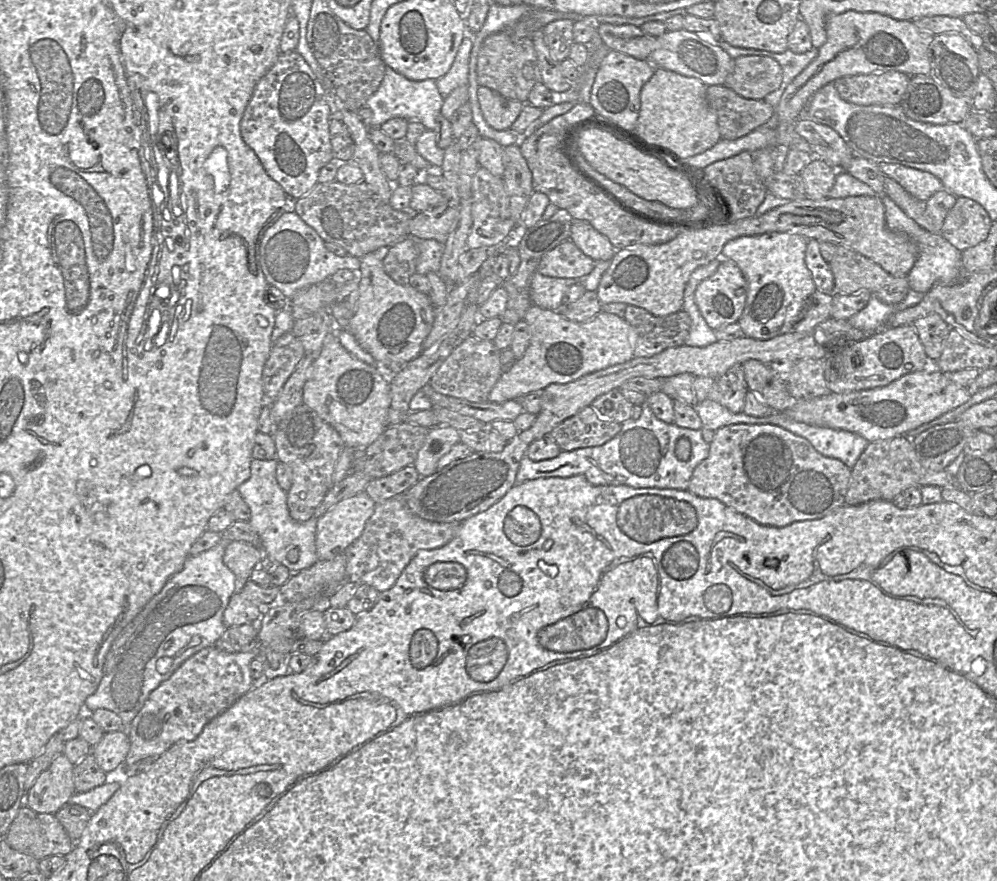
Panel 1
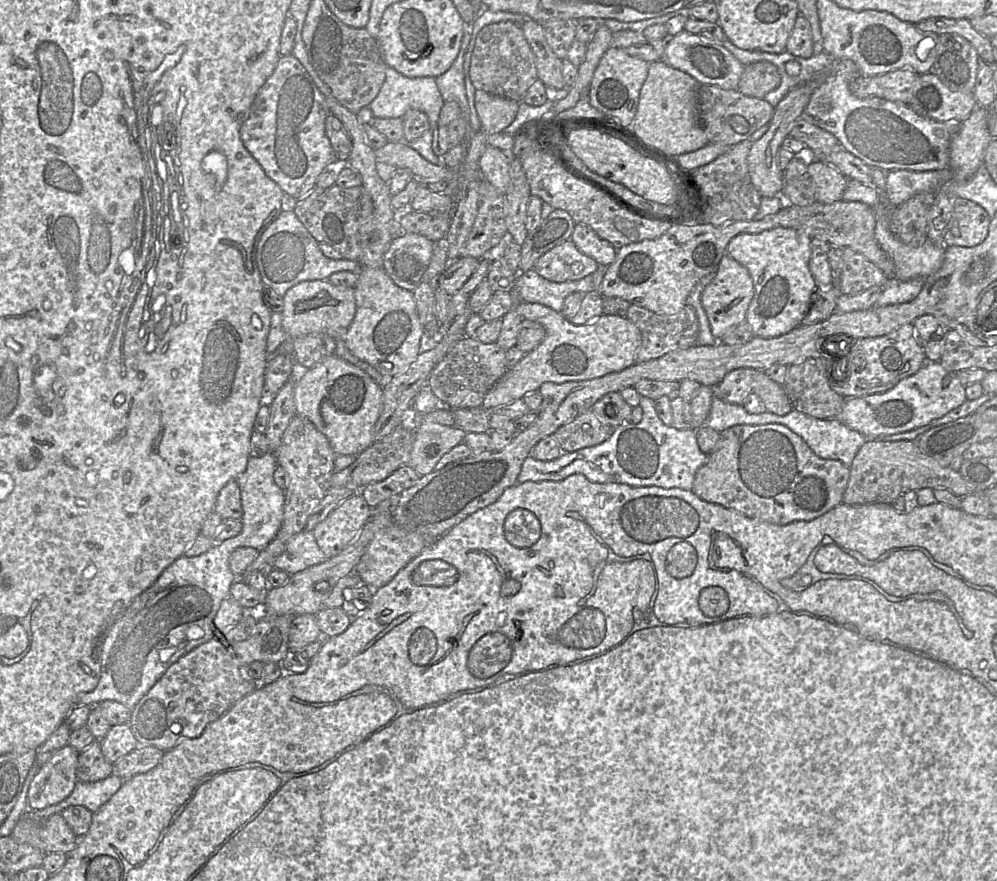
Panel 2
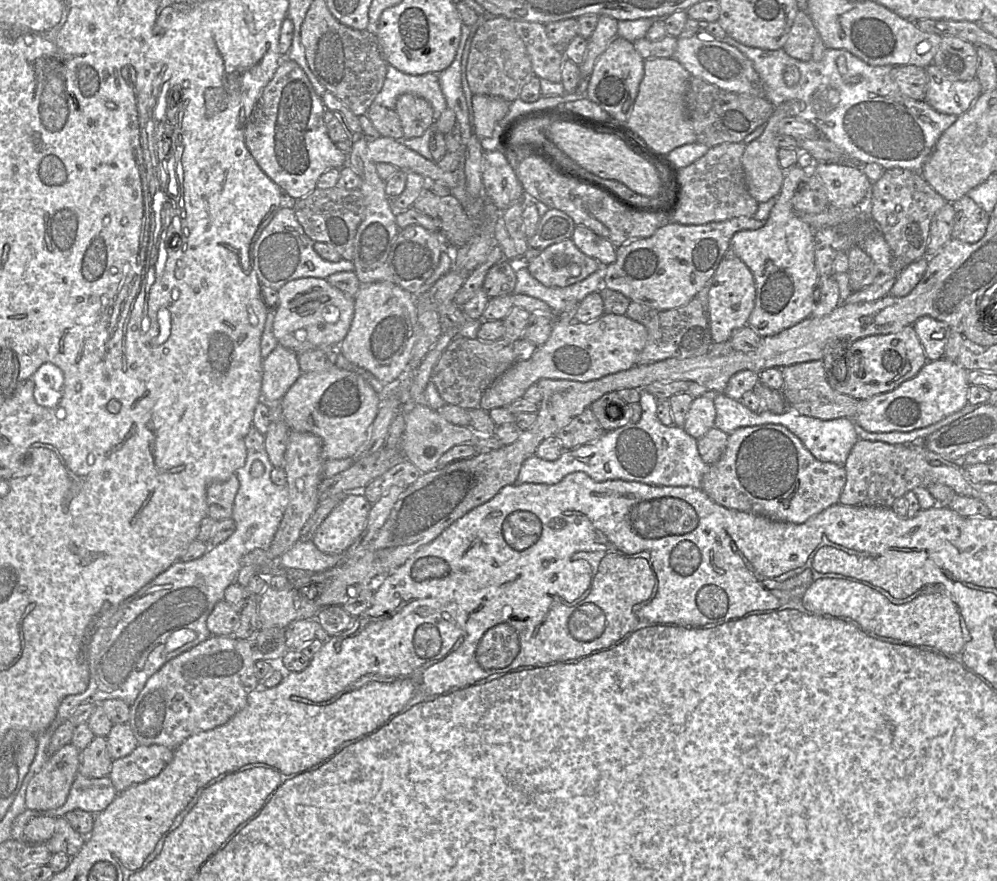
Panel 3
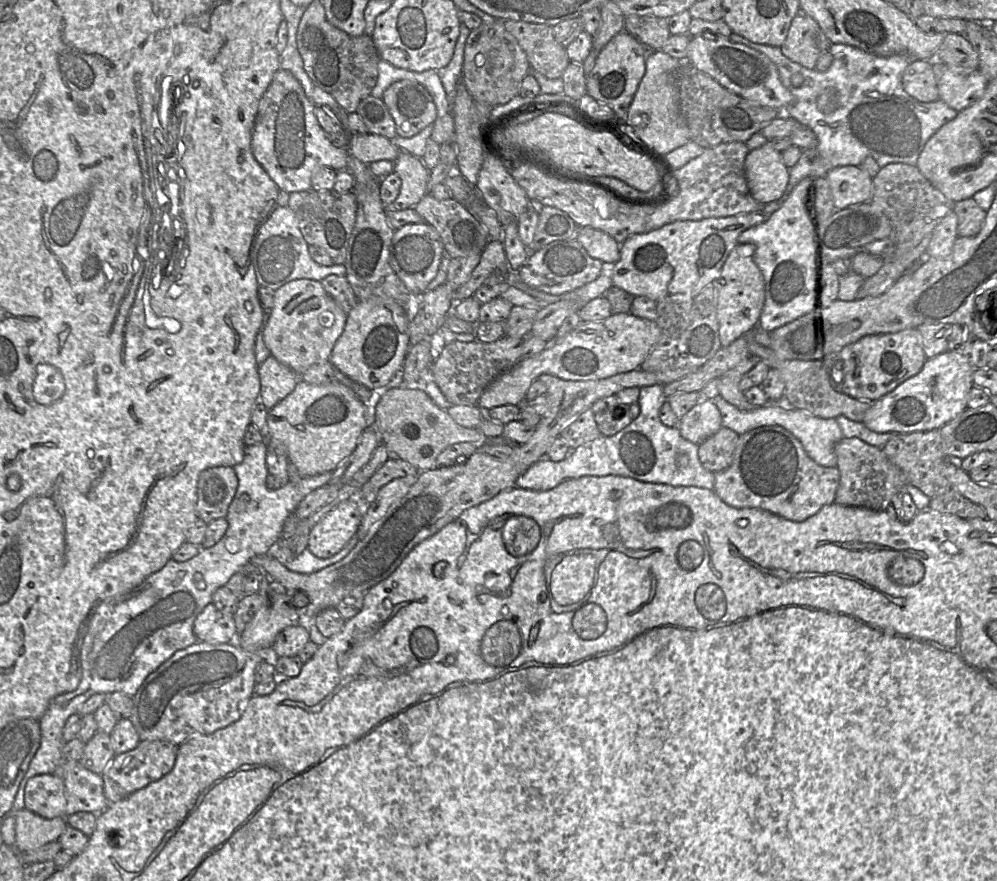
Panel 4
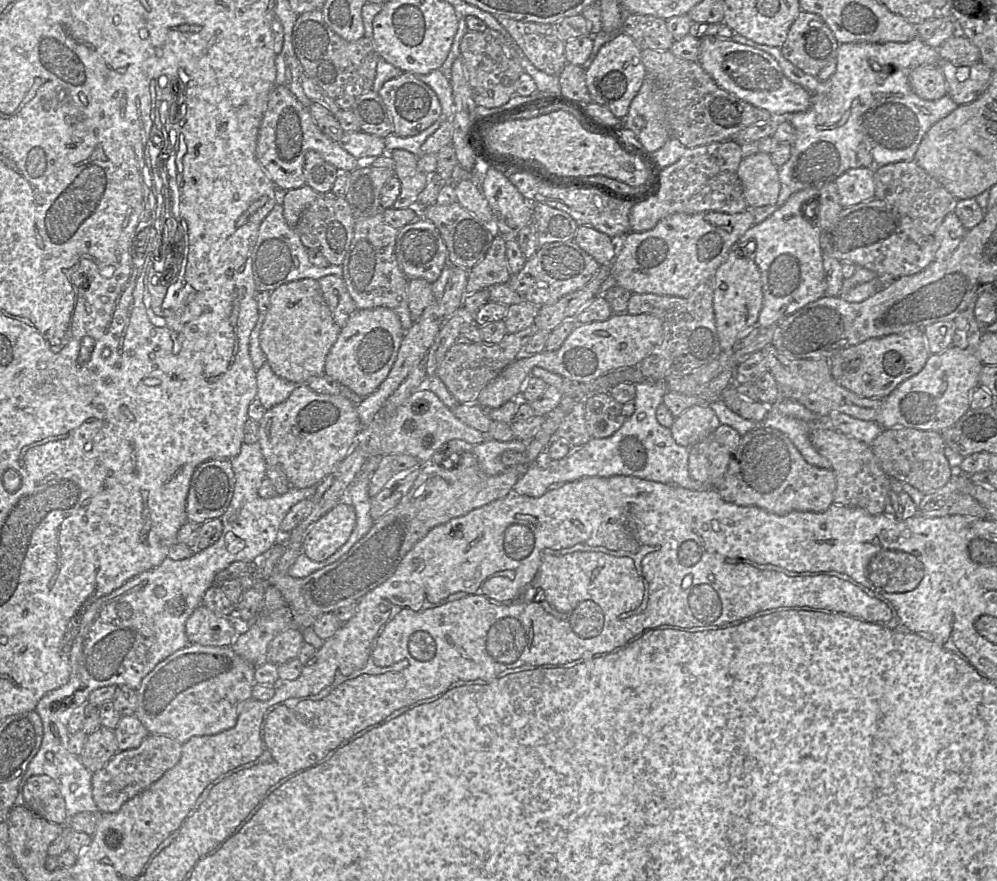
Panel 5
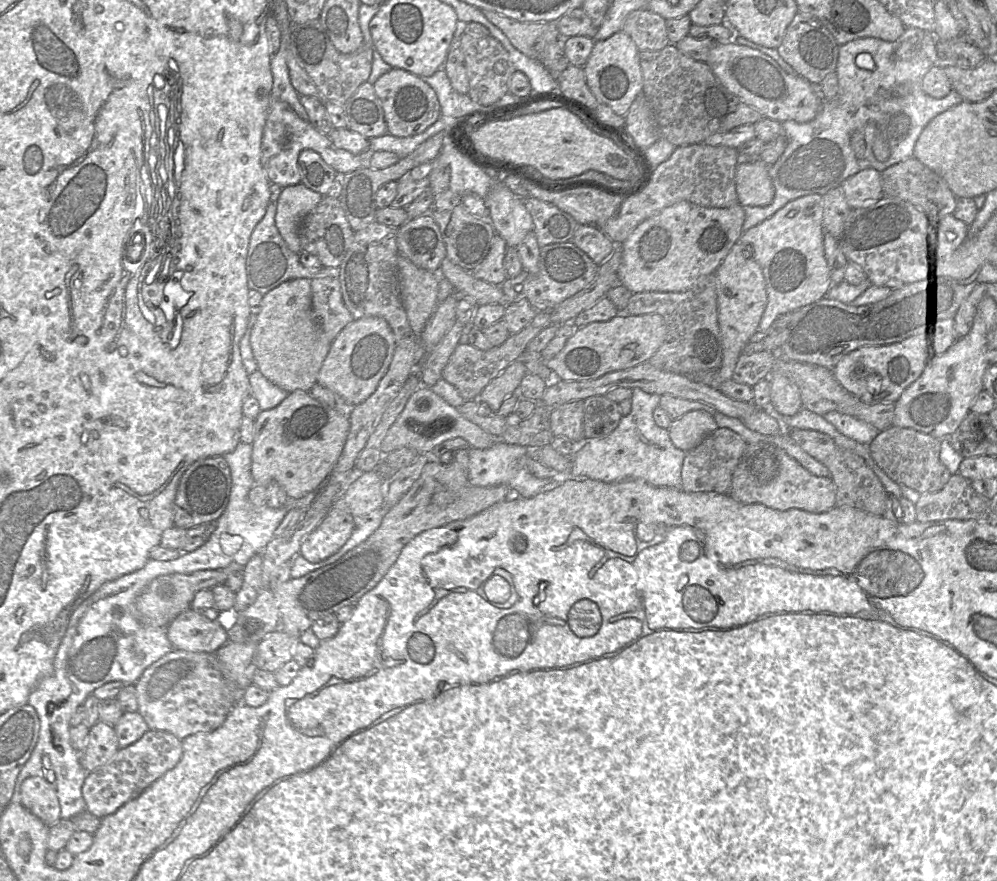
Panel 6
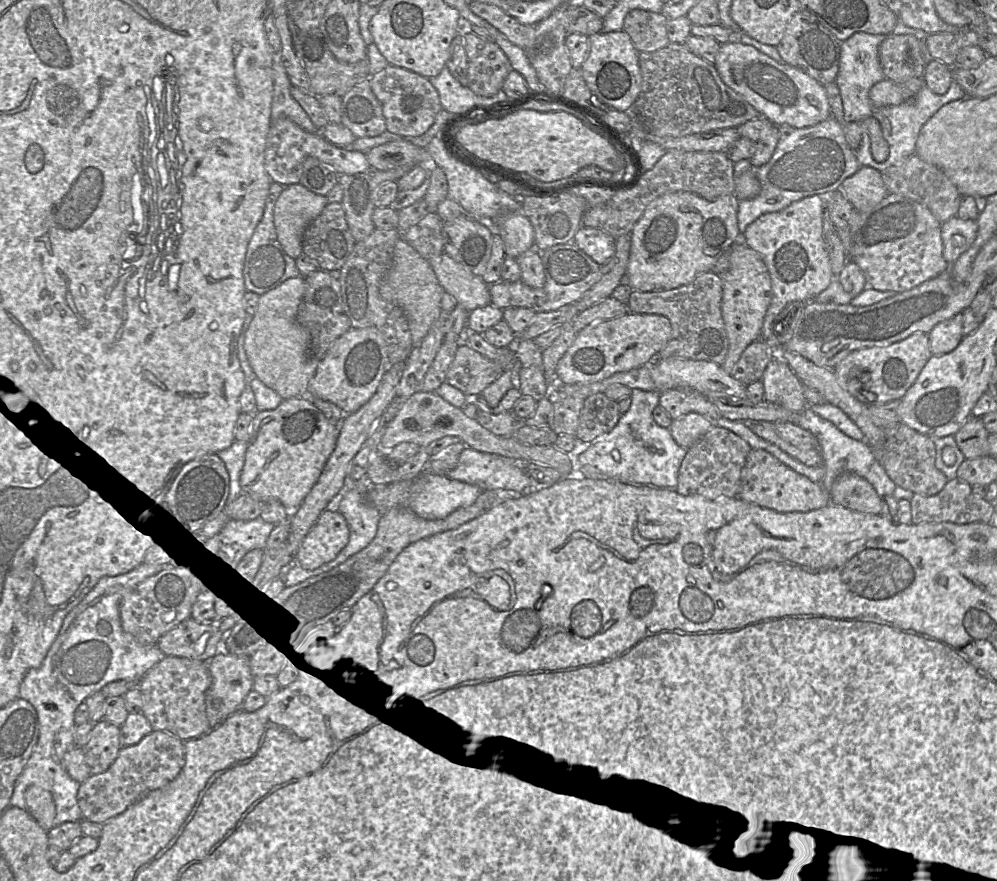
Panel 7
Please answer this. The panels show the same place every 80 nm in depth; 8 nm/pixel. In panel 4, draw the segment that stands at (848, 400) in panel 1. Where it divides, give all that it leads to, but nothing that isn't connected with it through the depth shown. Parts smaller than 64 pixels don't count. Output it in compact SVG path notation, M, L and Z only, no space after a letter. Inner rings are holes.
M955 351L945 352L926 360L919 373L898 385L893 391L872 402L866 411L862 423L878 433L910 433L939 430L968 409L970 391L974 386L975 368L961 354Z

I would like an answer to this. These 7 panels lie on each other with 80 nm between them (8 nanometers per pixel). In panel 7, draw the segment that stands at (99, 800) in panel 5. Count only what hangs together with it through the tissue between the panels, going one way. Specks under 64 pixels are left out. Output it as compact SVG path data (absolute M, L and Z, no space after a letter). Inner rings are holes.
M153 730L137 744L121 747L111 766L80 784L77 802L83 819L104 824L149 792L174 780L185 764L184 742L165 731Z

